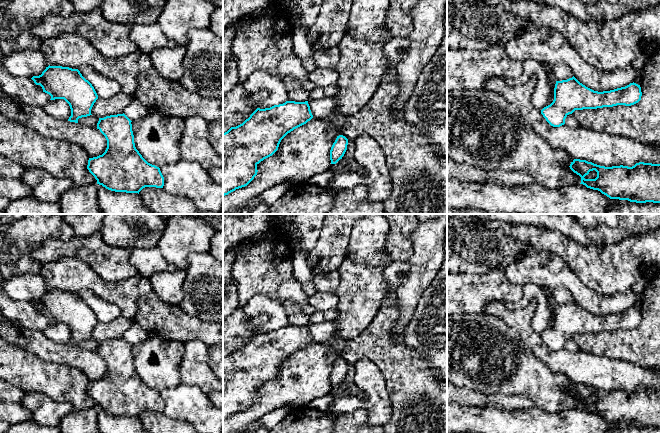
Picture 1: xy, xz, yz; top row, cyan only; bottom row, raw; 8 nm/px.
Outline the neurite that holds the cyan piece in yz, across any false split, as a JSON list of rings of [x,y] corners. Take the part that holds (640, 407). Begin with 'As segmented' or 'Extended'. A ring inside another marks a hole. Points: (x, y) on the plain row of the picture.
As segmented. [[[574,383],[569,391],[581,401],[580,408],[600,415],[610,423],[660,427],[660,388],[639,386],[632,391],[605,391]],[[593,394],[597,396],[597,401],[585,403]]]

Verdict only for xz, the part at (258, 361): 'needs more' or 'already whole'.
already whole

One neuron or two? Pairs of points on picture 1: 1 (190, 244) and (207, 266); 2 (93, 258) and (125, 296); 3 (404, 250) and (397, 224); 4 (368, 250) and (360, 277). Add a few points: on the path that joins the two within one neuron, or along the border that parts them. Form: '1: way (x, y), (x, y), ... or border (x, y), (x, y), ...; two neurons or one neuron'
1: border (208, 251), (191, 254), (184, 269); two neurons
2: border (92, 269), (106, 281), (121, 281), (135, 275); two neurons
3: way (399, 244), (399, 230); one neuron
4: border (347, 255), (356, 262), (368, 266), (384, 267); two neurons

